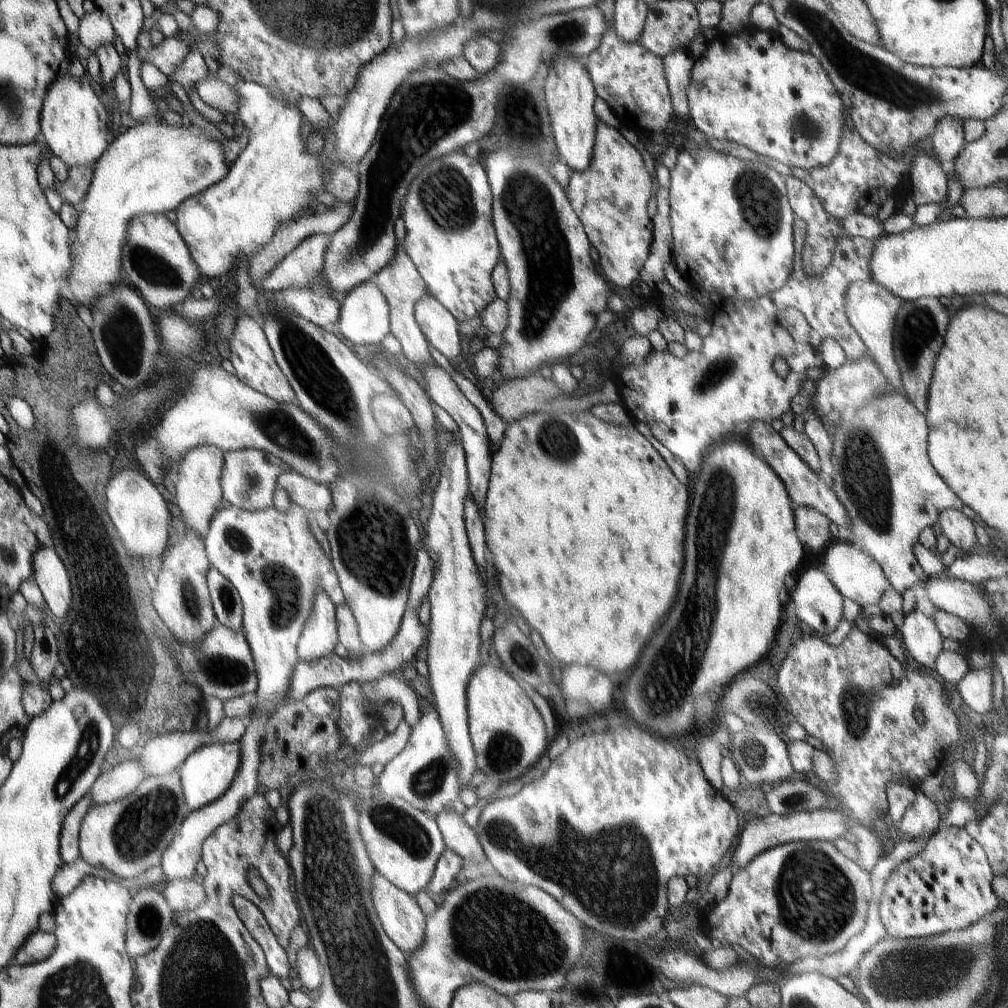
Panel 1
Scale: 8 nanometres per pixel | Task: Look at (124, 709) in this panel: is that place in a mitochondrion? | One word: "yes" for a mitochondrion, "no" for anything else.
yes

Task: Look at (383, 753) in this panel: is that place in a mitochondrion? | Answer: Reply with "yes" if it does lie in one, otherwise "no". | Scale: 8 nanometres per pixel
no

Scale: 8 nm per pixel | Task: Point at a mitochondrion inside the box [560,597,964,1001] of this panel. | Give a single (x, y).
(801, 872)

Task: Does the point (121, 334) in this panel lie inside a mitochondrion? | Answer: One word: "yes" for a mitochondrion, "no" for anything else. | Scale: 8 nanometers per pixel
yes

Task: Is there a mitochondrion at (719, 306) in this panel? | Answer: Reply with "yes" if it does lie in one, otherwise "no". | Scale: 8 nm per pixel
no

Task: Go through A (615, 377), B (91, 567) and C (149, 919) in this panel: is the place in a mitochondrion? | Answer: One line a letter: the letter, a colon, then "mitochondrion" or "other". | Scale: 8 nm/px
A: other
B: mitochondrion
C: mitochondrion

